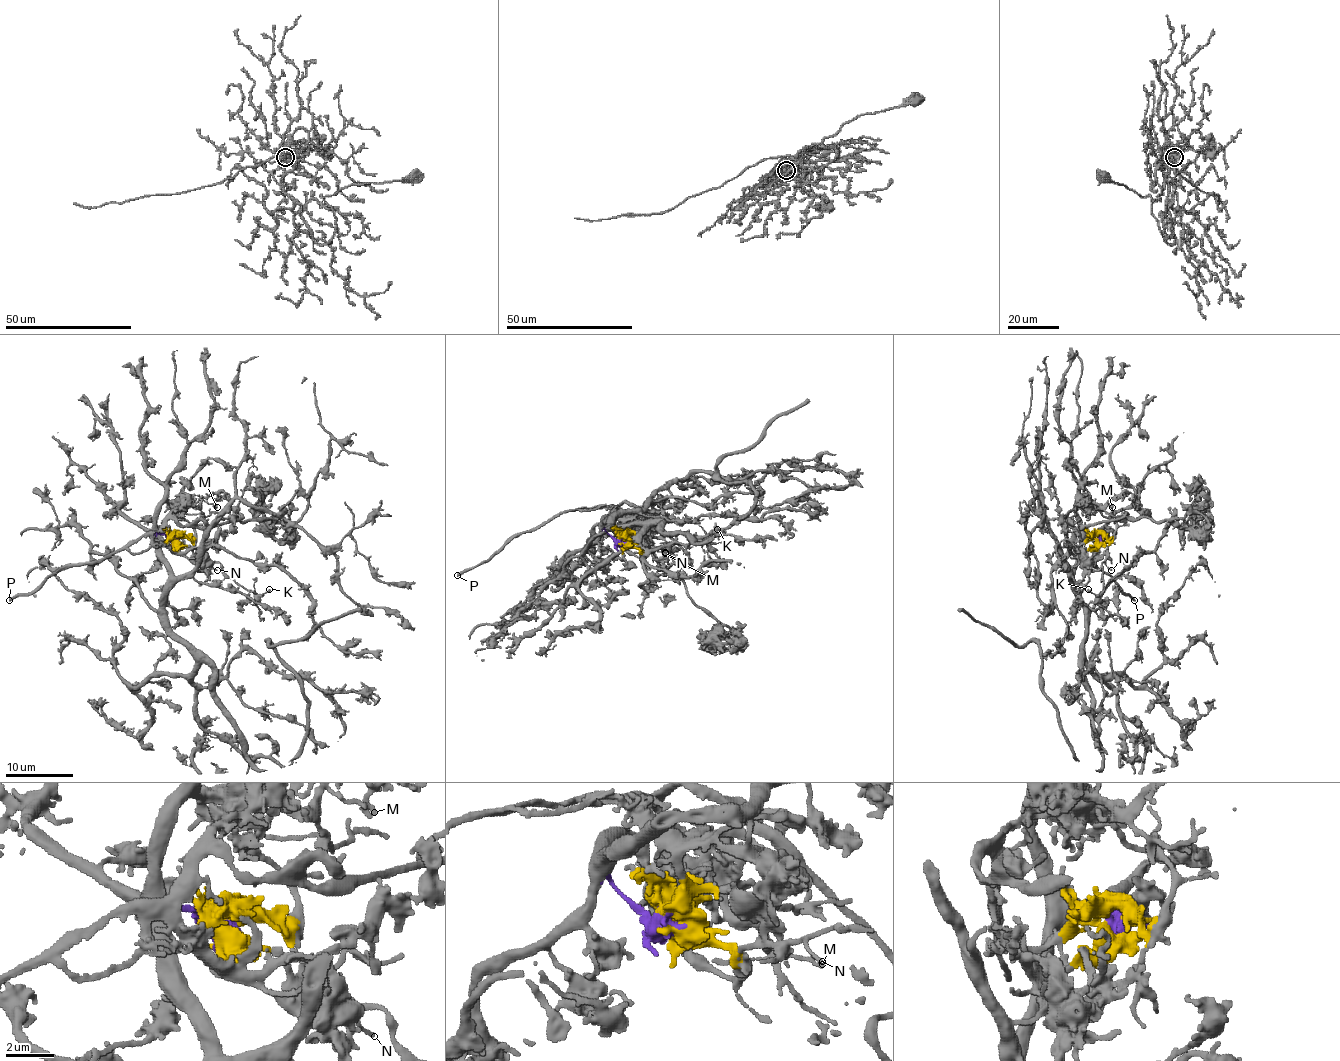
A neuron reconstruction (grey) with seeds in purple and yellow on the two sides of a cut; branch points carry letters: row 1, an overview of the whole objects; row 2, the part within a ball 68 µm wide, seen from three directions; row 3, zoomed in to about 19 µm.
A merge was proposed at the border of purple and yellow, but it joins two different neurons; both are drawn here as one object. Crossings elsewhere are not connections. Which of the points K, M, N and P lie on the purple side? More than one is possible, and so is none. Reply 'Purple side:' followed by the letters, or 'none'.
Purple side: none

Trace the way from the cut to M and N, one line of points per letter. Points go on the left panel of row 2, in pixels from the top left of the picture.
M: (175, 538), (195, 534), (193, 526), (183, 516), (202, 514), (200, 504), (203, 500), (217, 507)
N: (175, 538), (187, 538), (217, 570)

